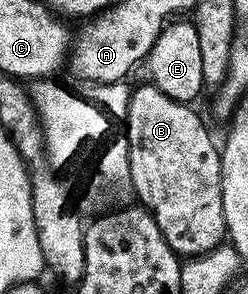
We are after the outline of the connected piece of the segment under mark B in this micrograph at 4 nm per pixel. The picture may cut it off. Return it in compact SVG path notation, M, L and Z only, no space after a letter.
M145 84L131 91L126 121L128 163L134 198L152 214L165 242L173 252L185 259L208 254L226 238L226 220L222 216L222 168L218 142L212 139L204 122L187 102L170 100L156 86Z

